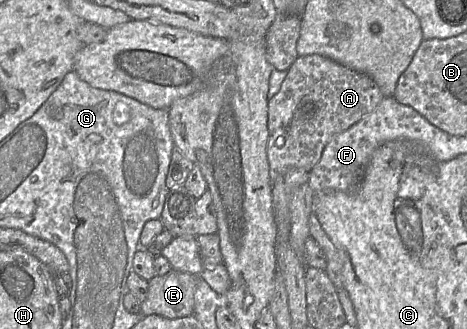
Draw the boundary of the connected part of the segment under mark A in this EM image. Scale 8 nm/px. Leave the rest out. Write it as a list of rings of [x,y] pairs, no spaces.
[[[318,54],[298,56],[287,70],[280,90],[268,99],[266,152],[271,189],[278,176],[292,169],[310,172],[329,140],[372,112],[383,98],[367,74]]]

